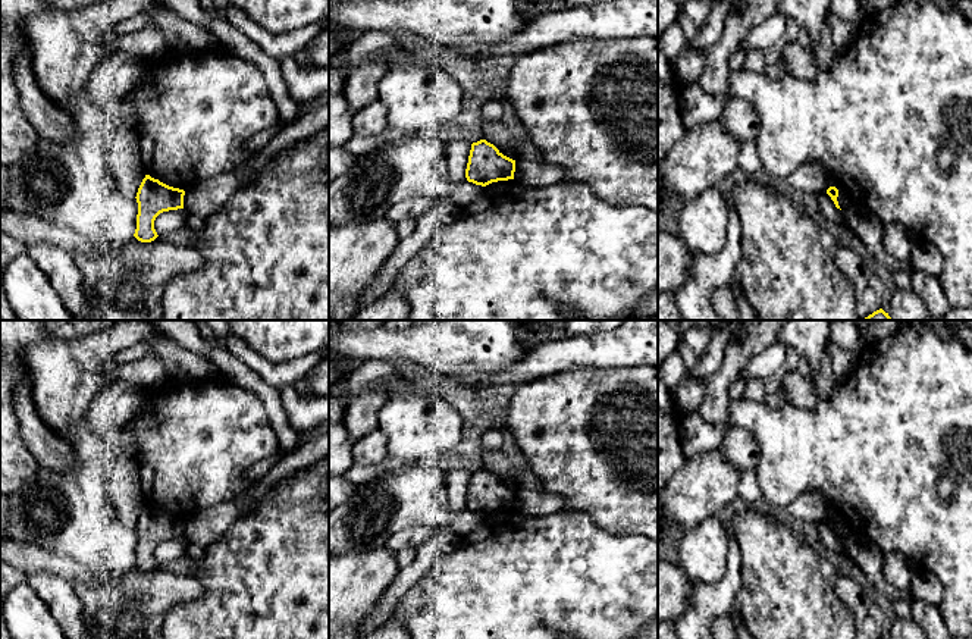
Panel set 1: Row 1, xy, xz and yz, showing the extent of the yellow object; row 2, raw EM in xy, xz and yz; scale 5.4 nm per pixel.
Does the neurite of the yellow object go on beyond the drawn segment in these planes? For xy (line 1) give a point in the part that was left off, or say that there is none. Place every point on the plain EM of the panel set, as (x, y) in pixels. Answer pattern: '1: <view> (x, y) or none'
1: none

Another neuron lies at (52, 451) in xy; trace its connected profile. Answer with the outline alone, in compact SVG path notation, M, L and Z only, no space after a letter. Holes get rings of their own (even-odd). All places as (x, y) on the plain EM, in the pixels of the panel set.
M28 378L22 379L15 389L15 413L26 448L41 467L66 470L75 461L70 445L38 417Z

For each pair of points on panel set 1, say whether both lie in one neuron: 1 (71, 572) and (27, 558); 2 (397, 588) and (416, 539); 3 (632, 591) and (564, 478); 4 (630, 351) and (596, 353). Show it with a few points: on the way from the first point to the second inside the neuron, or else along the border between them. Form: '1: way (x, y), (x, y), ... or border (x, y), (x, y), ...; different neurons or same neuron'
1: way (60, 564), (37, 560); same neuron
2: border (435, 529), (417, 548); different neurons
3: border (563, 510), (583, 511), (604, 531), (614, 532); different neurons
4: way (621, 351), (605, 351); same neuron

